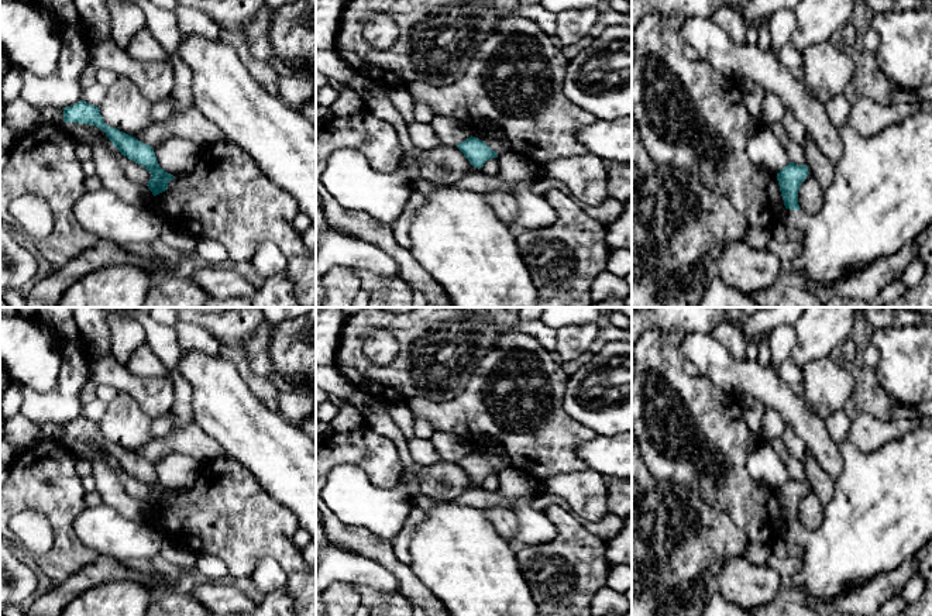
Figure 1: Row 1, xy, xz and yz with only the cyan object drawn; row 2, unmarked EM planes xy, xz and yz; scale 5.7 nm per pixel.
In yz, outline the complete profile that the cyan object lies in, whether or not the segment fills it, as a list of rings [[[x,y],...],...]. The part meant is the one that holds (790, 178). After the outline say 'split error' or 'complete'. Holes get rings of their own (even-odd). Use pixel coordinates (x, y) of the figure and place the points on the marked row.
[[[932,107],[873,137],[863,137],[850,125],[836,130],[843,154],[818,213],[809,214],[798,204],[799,186],[809,175],[807,165],[790,162],[777,173],[785,206],[781,224],[802,230],[805,235],[804,242],[791,250],[785,265],[804,282],[815,281],[825,288],[877,258],[900,252],[932,221]]]; split error

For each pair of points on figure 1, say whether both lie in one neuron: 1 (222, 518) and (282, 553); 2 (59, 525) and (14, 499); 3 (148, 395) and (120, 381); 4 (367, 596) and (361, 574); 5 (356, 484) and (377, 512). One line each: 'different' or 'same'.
1: same
2: same
3: same
4: different
5: same

